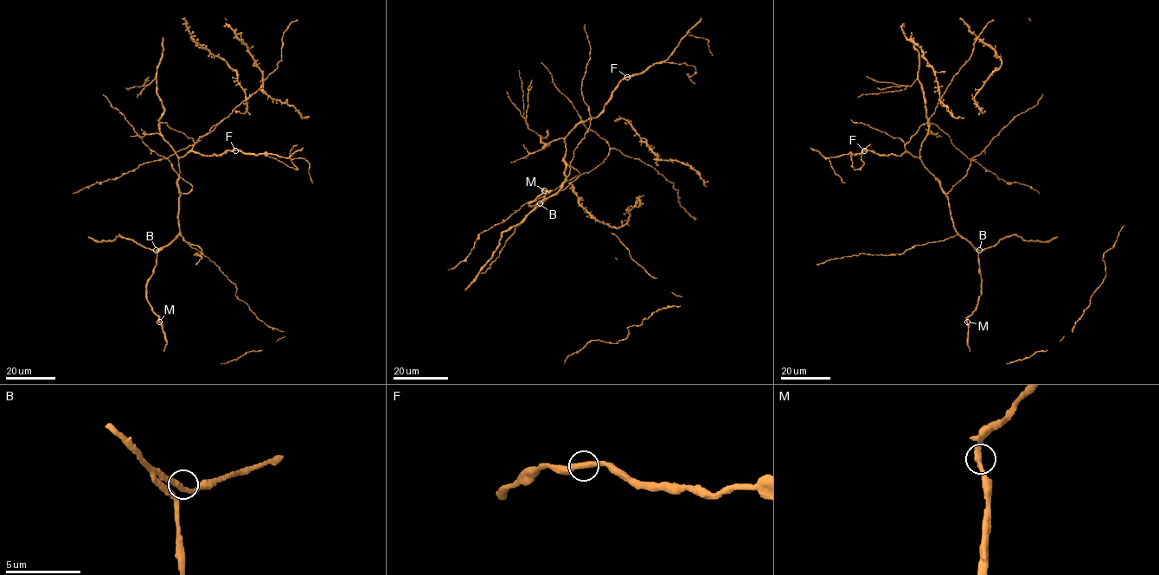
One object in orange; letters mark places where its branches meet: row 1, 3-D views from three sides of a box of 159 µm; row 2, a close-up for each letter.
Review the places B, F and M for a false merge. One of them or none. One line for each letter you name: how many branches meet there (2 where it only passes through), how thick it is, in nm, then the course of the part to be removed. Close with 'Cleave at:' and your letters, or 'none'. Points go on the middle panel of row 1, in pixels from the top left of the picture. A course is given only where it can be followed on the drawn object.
Cleave at: none

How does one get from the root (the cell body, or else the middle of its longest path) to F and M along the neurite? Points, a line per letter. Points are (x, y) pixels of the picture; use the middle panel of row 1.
F: (536, 204), (553, 196), (565, 180), (564, 138), (578, 124), (595, 118), (615, 87), (627, 77)
M: (536, 204), (529, 206), (544, 190)

